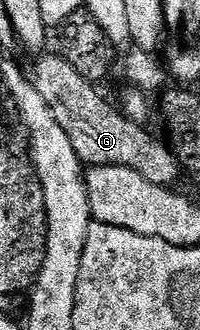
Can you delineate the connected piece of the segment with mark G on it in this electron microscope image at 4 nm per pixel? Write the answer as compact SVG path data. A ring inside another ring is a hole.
M63 57L56 58L39 60L34 65L33 71L31 70L31 78L35 89L39 89L43 101L47 101L51 113L55 113L55 121L59 121L59 125L63 125L63 133L67 133L67 137L71 137L71 145L75 145L75 153L80 157L82 164L89 167L126 167L127 169L135 169L135 173L147 177L152 183L176 184L176 179L182 178L183 172L181 166L177 163L177 158L169 150L168 142L161 140L160 143L148 131L148 126L127 118L124 110L117 108L116 111L93 88L96 86L90 80L81 76L79 69L75 69L75 65L71 65Z

